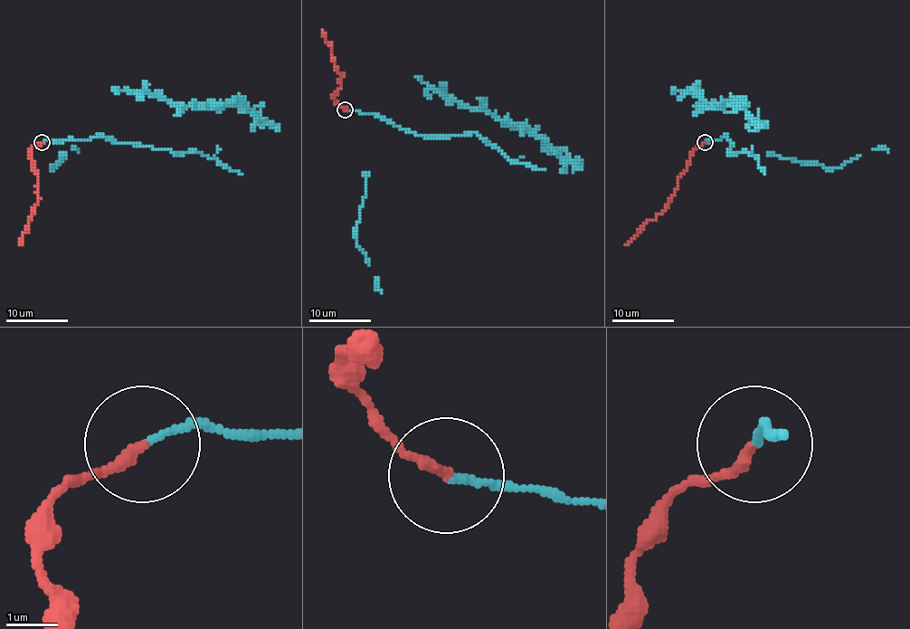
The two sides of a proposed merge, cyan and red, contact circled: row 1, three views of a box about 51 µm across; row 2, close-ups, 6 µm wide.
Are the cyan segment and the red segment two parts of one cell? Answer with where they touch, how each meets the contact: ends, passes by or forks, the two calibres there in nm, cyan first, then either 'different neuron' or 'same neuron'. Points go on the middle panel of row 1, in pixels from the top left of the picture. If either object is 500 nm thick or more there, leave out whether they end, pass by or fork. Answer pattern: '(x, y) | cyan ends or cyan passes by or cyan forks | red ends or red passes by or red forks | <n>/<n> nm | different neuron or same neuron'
(345, 109) | cyan ends | red ends | 120/200 nm | different neuron

